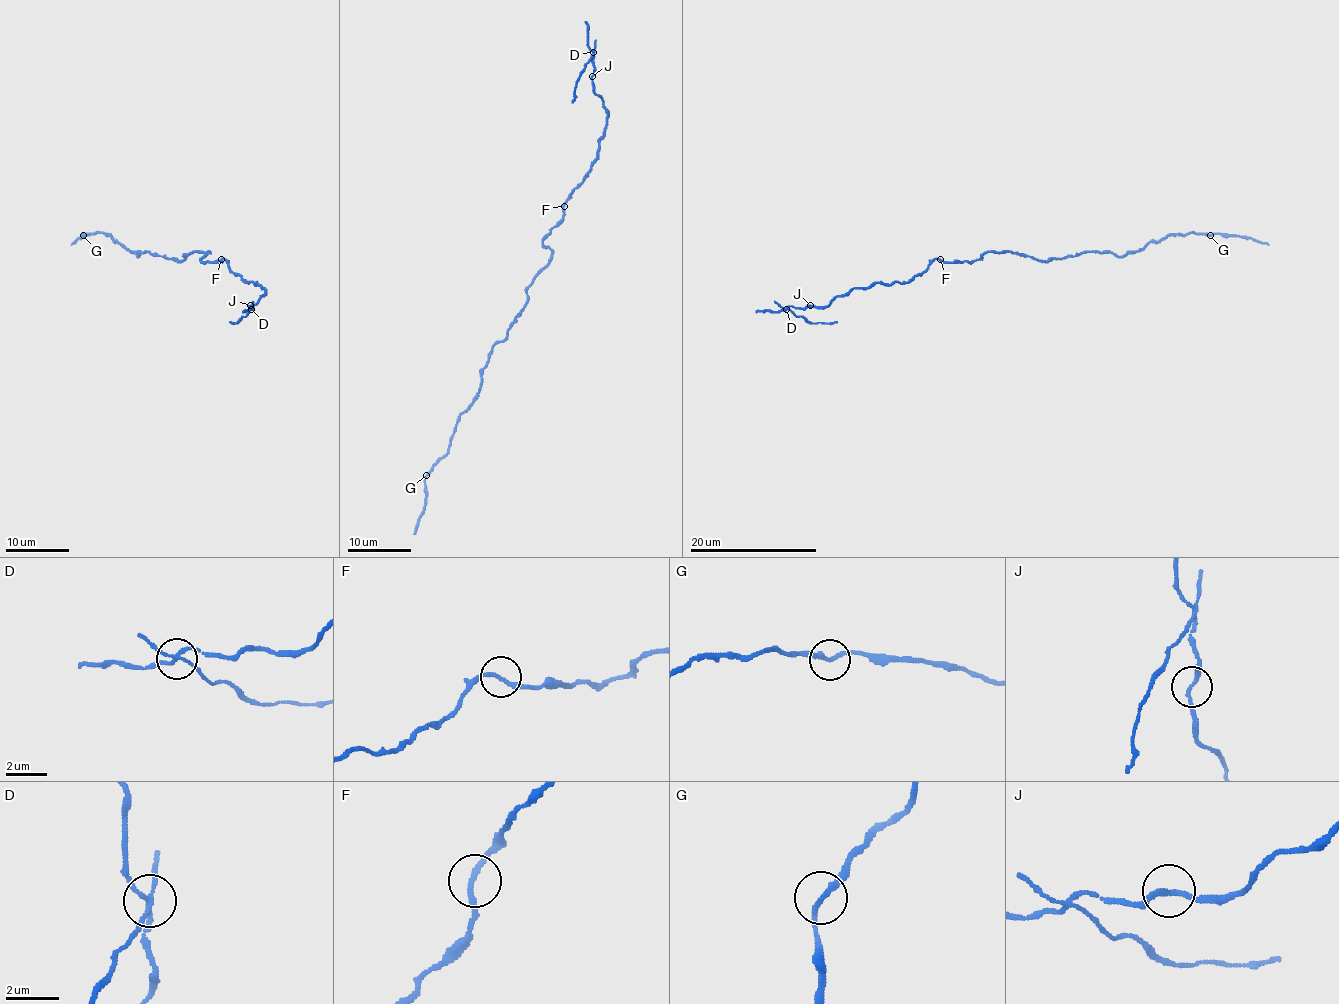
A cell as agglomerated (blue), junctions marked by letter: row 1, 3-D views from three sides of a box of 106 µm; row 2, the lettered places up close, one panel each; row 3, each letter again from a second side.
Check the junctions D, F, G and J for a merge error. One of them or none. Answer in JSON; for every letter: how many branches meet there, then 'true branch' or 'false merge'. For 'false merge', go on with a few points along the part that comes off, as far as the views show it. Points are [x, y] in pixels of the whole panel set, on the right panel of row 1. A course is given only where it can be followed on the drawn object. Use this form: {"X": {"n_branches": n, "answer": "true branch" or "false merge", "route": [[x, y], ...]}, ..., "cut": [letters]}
{"D": {"n_branches": 4, "answer": "false merge", "route": [[787, 308], [810, 323], [837, 321]]}, "F": {"n_branches": 2, "answer": "true branch"}, "G": {"n_branches": 2, "answer": "true branch"}, "J": {"n_branches": 2, "answer": "true branch"}, "cut": ["D"]}

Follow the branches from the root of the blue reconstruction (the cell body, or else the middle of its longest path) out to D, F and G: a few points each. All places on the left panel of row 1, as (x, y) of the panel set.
D: (202, 251), (209, 251), (202, 261), (221, 262), (223, 259), (245, 281), (264, 288), (266, 293), (251, 308)
F: (202, 251), (209, 251), (202, 261), (221, 262), (221, 259)
G: (202, 251), (188, 253), (182, 261), (155, 256), (150, 251), (140, 251), (137, 256), (109, 234), (83, 235)

